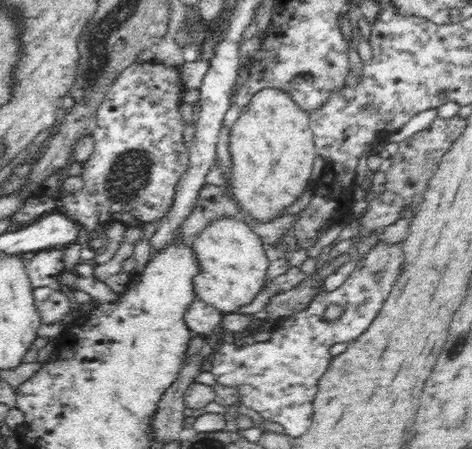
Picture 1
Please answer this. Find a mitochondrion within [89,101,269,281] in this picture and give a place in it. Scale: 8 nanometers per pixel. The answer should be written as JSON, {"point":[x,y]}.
{"point":[130,173]}

